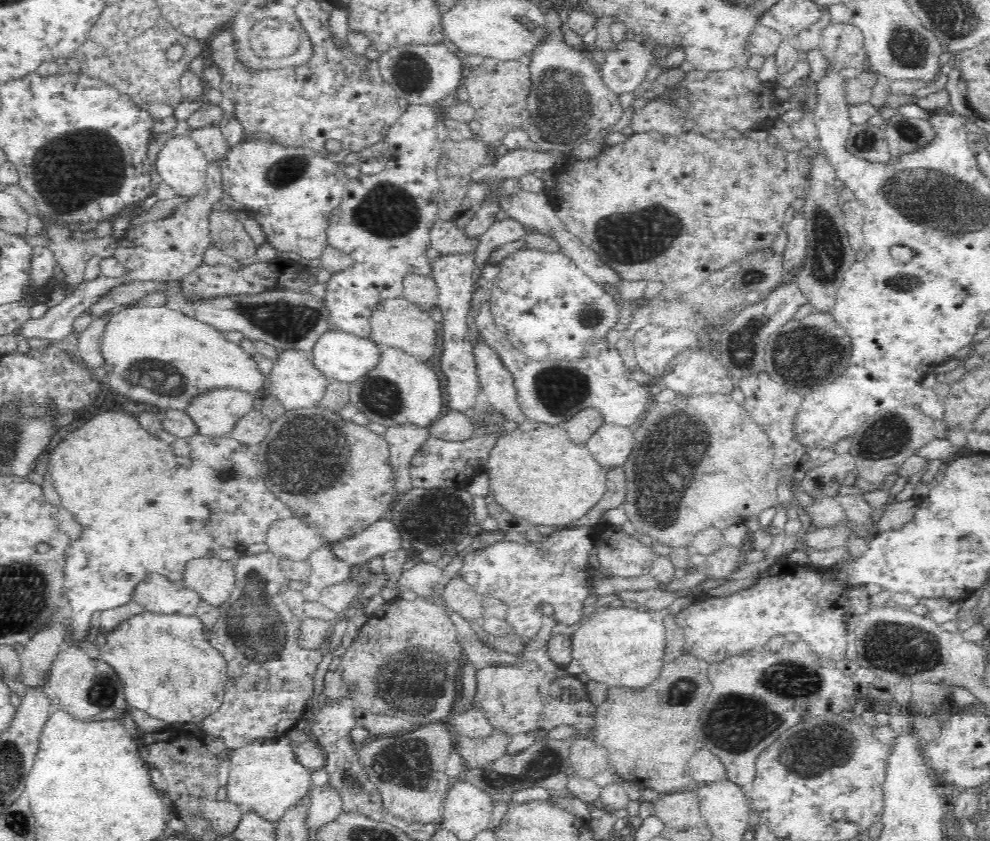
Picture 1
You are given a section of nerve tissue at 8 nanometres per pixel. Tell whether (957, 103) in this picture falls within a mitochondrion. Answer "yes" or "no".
no

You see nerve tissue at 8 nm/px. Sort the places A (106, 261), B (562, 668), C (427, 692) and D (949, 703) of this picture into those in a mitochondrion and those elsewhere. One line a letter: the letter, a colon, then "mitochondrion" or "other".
A: other
B: other
C: mitochondrion
D: other

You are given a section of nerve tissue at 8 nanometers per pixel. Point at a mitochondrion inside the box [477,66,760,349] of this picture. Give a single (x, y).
(635, 241)

